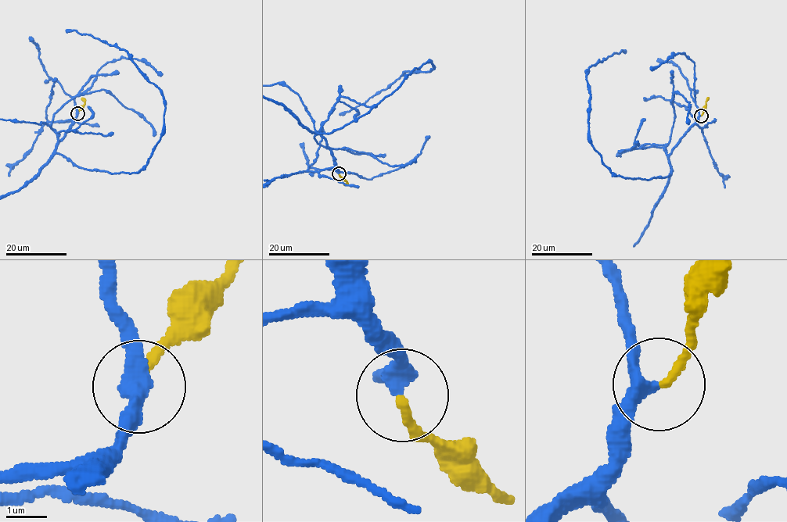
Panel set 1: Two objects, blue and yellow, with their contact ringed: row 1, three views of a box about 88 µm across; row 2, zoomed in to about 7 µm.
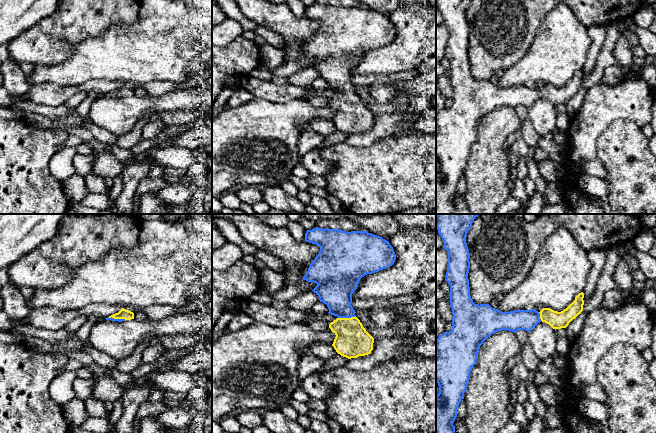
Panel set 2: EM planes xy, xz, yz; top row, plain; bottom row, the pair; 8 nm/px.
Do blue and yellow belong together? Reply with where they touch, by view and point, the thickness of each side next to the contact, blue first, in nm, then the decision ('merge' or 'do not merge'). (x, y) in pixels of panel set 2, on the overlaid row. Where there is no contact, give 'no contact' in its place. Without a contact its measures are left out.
xz (346, 317) | 280/280 nm | merge

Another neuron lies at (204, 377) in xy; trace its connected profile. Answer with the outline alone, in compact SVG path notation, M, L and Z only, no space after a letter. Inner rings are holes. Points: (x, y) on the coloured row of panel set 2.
M204 369L194 375L198 379L198 386L205 388L209 393L212 393L212 369Z

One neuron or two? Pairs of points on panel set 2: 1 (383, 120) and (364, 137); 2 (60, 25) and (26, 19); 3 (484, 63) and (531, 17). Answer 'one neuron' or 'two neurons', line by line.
1: one neuron
2: two neurons
3: one neuron

